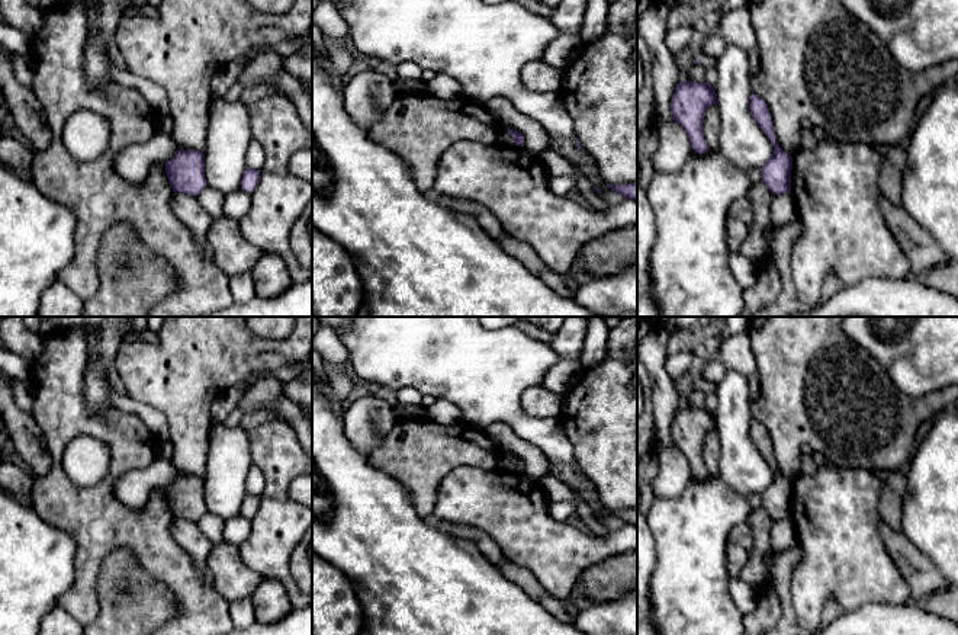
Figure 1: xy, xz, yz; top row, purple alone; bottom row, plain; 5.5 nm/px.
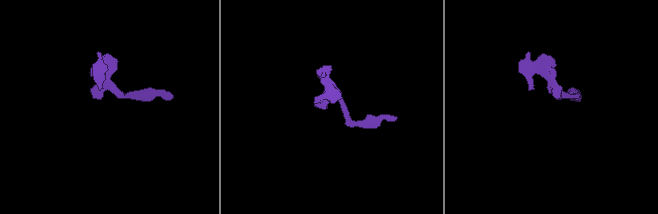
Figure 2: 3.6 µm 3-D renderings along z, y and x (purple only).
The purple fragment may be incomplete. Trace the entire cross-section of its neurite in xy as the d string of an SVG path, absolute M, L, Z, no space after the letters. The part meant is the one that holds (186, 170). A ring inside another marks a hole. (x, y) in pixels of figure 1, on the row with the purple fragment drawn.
M179 150L165 163L165 173L173 192L197 196L206 186L205 153L195 150Z

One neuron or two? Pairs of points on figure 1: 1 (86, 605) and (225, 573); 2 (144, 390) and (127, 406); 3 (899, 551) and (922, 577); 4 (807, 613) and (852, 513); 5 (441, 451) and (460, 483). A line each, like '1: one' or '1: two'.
1: two
2: two
3: one
4: one
5: two

